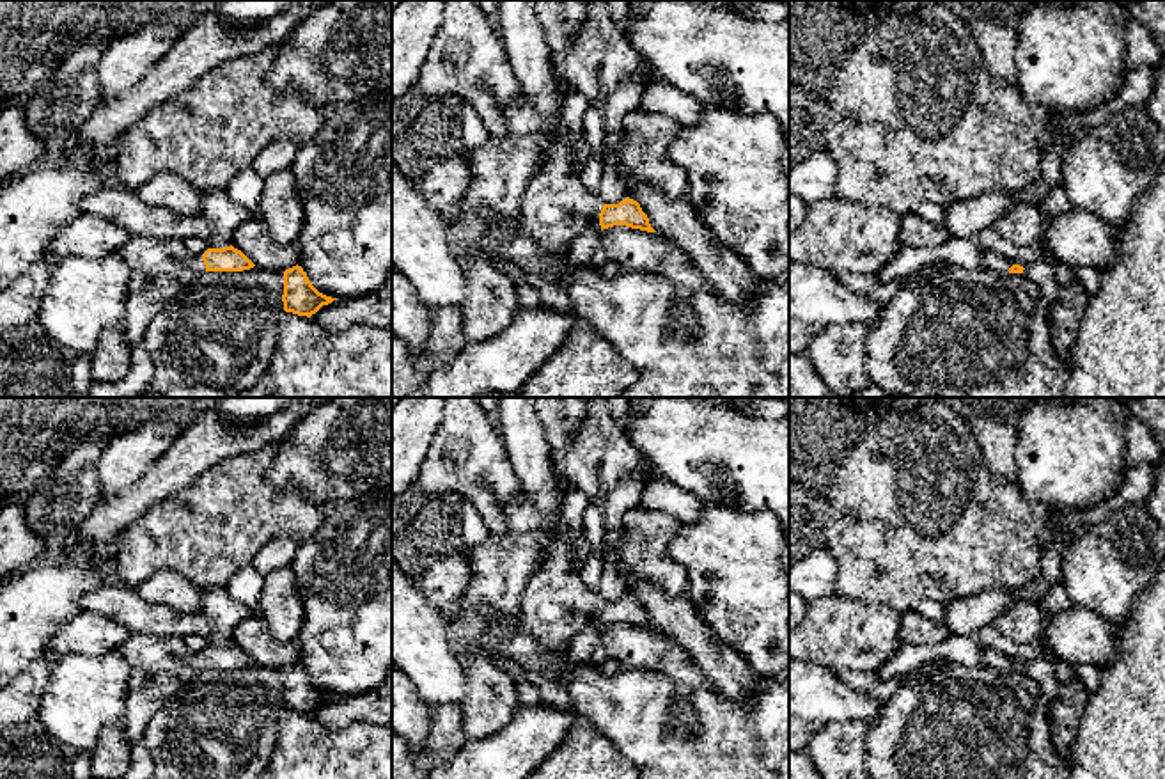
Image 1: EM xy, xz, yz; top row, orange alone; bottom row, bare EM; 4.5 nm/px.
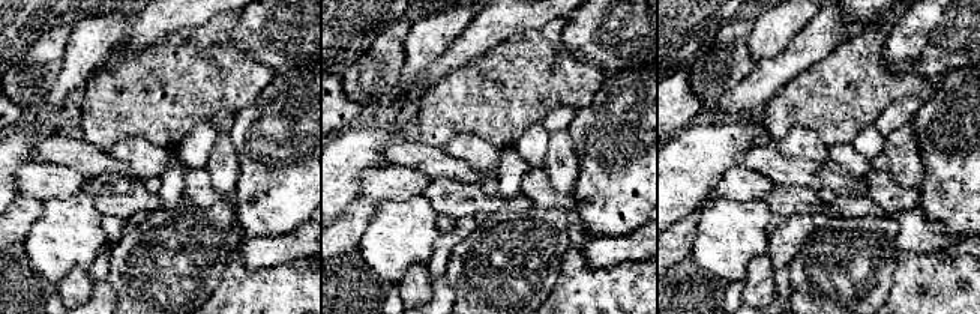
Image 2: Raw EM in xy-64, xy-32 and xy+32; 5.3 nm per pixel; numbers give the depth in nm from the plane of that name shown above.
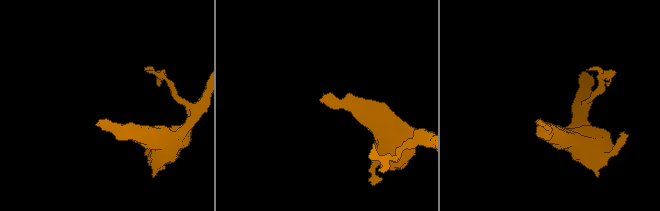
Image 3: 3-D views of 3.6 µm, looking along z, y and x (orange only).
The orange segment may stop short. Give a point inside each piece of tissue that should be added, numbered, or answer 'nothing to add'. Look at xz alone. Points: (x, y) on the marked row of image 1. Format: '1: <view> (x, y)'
1: xz (555, 208)

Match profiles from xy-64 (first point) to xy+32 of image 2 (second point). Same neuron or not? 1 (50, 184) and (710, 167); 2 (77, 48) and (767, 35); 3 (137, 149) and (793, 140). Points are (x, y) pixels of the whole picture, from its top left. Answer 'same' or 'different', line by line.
1: different
2: same
3: same

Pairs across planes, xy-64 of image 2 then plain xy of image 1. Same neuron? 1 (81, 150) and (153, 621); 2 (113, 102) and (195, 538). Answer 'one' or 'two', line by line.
1: one
2: one

